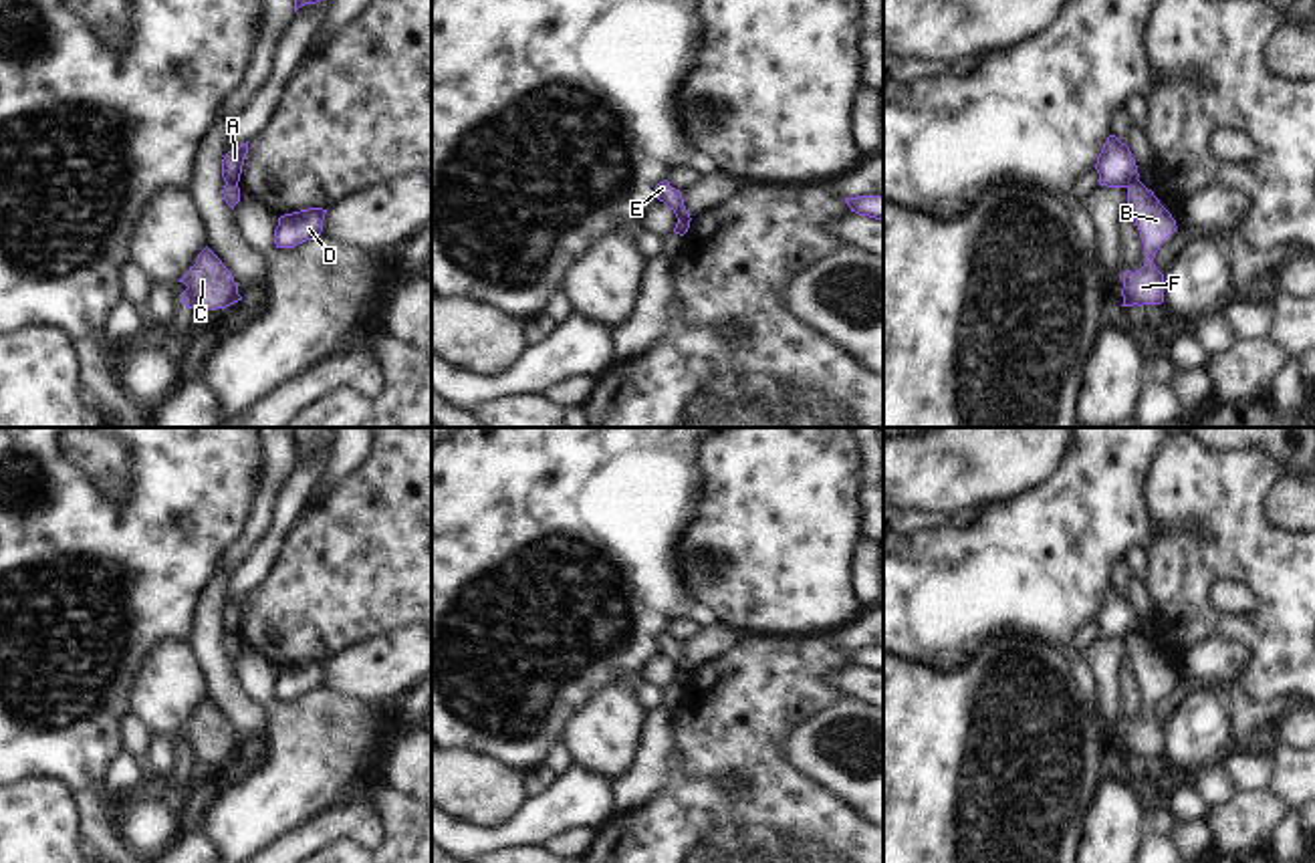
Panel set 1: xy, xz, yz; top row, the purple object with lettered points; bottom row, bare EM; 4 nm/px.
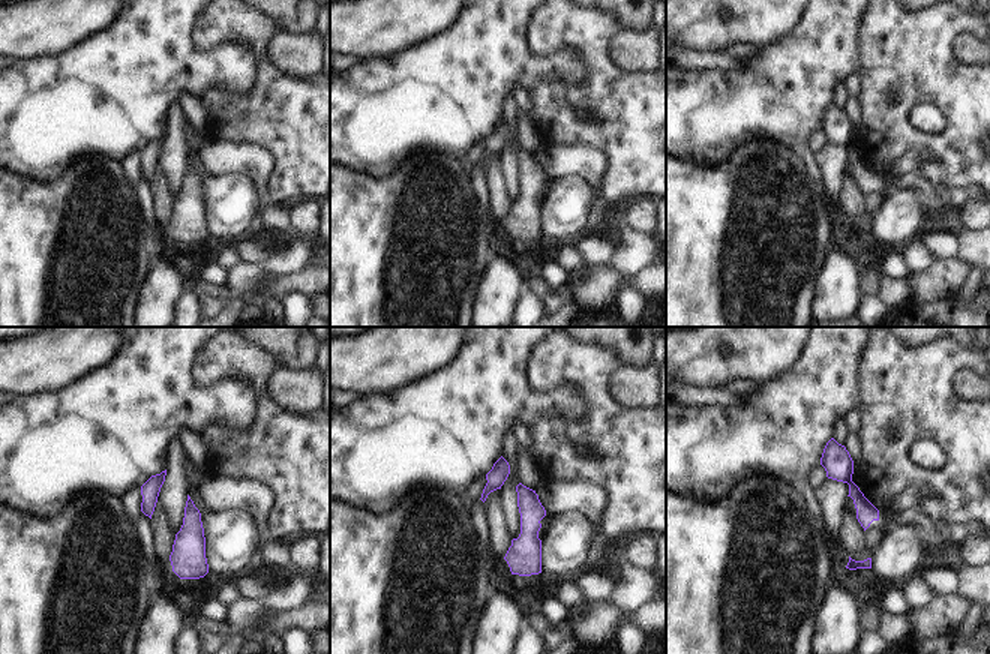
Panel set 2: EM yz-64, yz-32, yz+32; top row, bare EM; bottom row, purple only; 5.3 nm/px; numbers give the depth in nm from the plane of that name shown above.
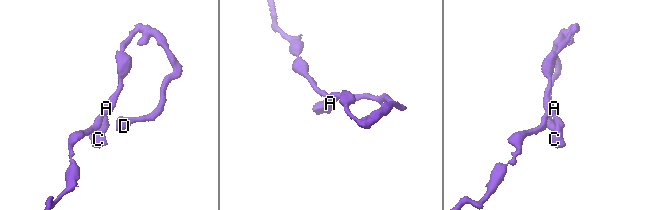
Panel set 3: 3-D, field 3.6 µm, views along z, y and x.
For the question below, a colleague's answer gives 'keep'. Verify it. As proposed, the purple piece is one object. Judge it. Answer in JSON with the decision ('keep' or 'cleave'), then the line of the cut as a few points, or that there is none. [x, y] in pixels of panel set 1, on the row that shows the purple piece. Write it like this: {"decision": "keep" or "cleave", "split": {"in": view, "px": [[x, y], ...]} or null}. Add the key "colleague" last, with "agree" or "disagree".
{"decision": "cleave", "split": {"in": "xy", "px": [[226, 182], [236, 186]]}, "colleague": "disagree"}

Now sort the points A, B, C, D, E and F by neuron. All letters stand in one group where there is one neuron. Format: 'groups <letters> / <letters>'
groups A D E / B C F

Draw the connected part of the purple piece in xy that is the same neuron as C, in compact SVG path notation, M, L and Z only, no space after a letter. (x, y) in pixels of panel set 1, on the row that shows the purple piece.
M208 246L198 254L196 264L180 282L188 286L182 292L186 309L216 311L242 300L232 272Z

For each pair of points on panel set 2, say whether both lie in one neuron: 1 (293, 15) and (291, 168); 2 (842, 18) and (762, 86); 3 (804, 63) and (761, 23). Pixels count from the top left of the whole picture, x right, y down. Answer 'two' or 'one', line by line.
1: two
2: one
3: two

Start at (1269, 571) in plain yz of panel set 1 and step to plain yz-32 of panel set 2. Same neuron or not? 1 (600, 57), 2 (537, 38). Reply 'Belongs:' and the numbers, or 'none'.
Belongs: 1, 2

